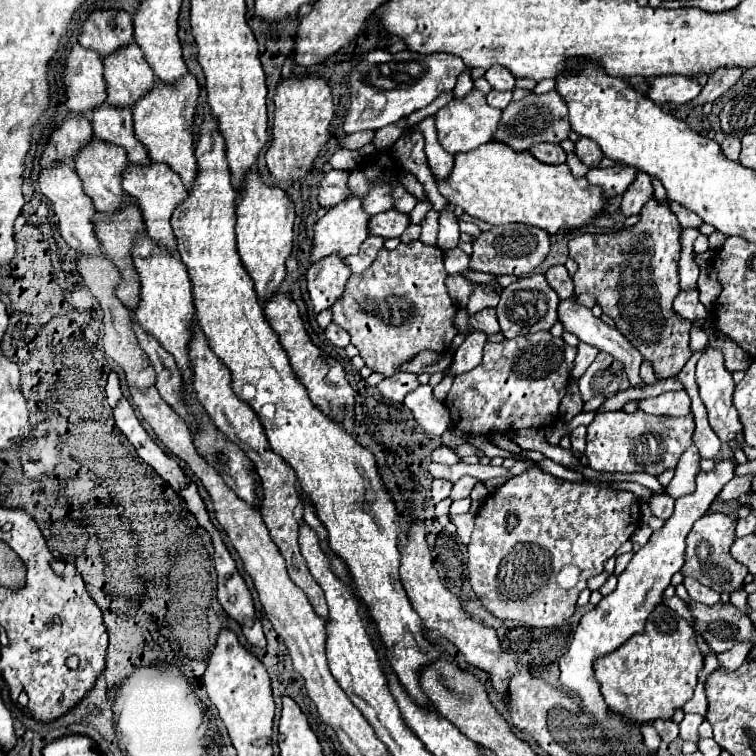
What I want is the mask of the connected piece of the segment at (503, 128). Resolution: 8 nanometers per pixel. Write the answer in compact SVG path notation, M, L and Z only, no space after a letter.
M550 91L546 95L530 93L520 101L510 101L508 107L502 111L502 119L498 123L498 131L492 135L490 141L500 141L512 147L514 151L528 151L534 143L560 143L568 137L570 123L566 115L566 101L556 93Z

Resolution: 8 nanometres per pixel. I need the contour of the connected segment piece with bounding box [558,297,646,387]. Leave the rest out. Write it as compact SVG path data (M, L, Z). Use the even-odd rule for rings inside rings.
M576 297L562 299L562 301L558 303L558 321L564 325L566 331L574 333L580 341L584 341L584 343L588 343L588 345L594 345L594 347L598 347L600 351L606 351L606 353L614 355L618 361L622 361L622 363L624 363L624 371L626 371L626 375L628 375L628 379L630 379L630 387L646 387L646 383L644 383L642 377L640 377L642 355L634 349L634 345L632 345L618 329L612 329L612 327L608 327L602 319L594 317L590 309L586 309L584 305L580 305L580 303L576 301Z

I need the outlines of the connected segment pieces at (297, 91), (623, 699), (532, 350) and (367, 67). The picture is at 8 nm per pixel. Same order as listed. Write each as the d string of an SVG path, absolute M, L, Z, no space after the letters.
M280 77L274 95L274 123L272 141L266 149L266 165L274 179L296 181L310 173L310 167L320 149L330 139L328 125L334 115L334 103L330 87L322 77Z
M660 603L648 615L642 633L634 633L616 651L594 661L594 675L608 707L640 723L650 723L662 717L672 719L674 711L692 697L702 661L704 657L688 621Z
M548 331L486 343L482 363L458 375L452 383L448 395L452 427L466 435L488 435L488 431L552 425L558 419L558 407L566 395L574 357L576 349Z
M384 49L370 51L350 73L350 105L346 111L346 117L342 121L344 133L356 133L356 131L376 131L380 127L386 127L390 123L396 123L398 119L430 105L438 95L452 91L456 85L458 75L464 71L462 59L456 55L448 53L432 53L432 55L416 55L412 51L402 51L402 53L388 53Z

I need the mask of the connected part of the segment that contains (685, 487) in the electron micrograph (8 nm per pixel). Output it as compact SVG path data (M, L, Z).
M690 445L684 455L680 457L680 463L676 465L676 475L670 481L670 485L666 487L666 493L673 495L674 499L682 497L694 489L694 477L700 471L698 467L700 461L700 453L696 449L696 445Z

